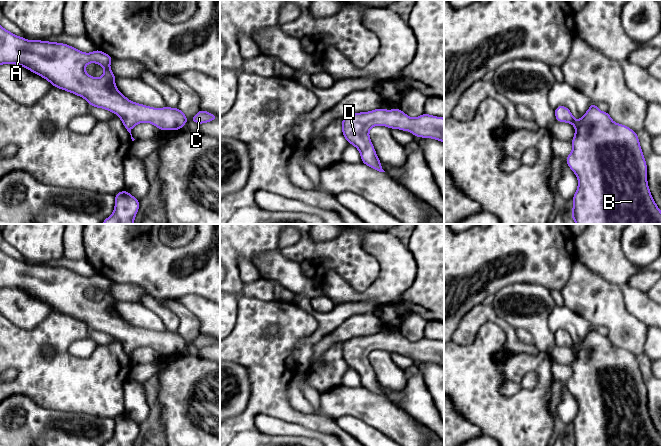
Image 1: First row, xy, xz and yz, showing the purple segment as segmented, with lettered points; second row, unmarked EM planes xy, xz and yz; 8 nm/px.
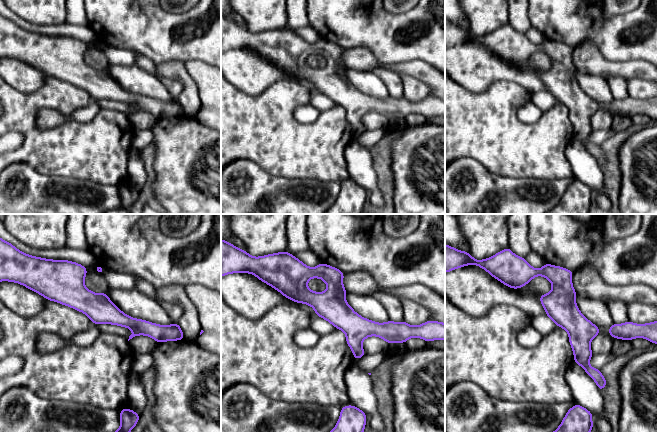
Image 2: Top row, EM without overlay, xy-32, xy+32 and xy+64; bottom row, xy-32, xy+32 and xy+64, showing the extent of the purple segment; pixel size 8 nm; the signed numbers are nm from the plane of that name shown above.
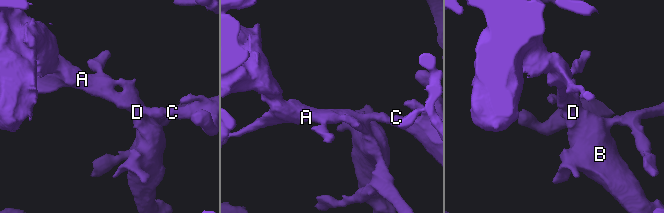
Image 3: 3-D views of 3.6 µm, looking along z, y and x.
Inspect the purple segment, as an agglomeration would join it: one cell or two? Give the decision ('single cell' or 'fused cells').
single cell

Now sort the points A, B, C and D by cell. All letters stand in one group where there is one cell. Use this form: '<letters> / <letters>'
A B C D

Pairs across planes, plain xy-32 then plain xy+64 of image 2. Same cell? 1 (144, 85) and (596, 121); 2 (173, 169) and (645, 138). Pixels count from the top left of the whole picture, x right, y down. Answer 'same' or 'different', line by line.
1: same
2: same

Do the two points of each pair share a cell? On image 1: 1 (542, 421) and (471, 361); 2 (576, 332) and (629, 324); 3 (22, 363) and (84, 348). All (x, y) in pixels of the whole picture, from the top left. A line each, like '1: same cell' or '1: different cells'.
1: same cell
2: different cells
3: different cells

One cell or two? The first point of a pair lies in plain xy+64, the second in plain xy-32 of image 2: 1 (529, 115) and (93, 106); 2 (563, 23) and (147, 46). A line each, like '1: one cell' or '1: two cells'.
1: one cell
2: one cell

